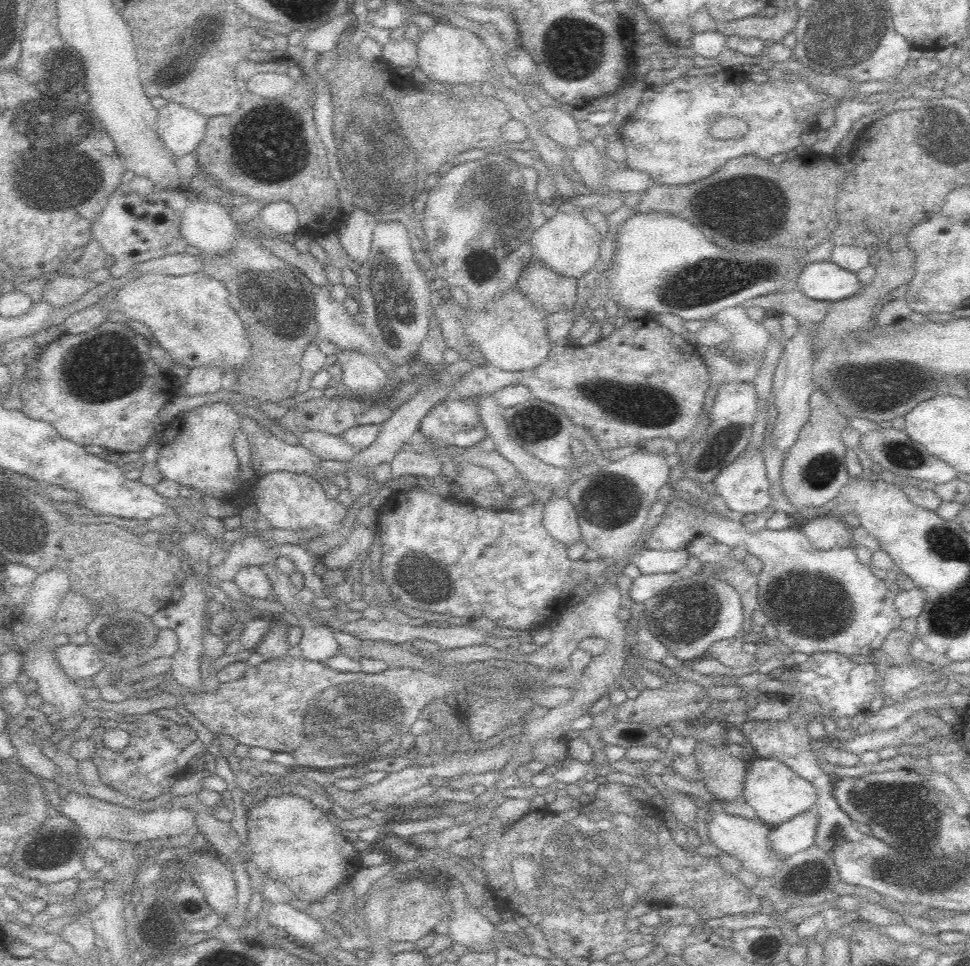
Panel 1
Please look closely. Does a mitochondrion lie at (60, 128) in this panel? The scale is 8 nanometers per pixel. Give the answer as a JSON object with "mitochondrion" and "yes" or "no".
{"mitochondrion":"yes"}

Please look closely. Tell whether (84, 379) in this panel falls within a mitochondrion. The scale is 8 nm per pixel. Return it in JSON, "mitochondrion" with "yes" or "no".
{"mitochondrion":"yes"}

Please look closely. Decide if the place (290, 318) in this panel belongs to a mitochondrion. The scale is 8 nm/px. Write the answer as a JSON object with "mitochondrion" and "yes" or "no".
{"mitochondrion":"yes"}

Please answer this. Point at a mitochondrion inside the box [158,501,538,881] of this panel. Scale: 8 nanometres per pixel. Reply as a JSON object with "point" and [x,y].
{"point":[419,570]}

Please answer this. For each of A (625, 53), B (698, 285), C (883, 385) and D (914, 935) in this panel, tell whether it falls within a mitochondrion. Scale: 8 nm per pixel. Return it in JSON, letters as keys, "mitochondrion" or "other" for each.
{"A":"other","B":"mitochondrion","C":"mitochondrion","D":"other"}

